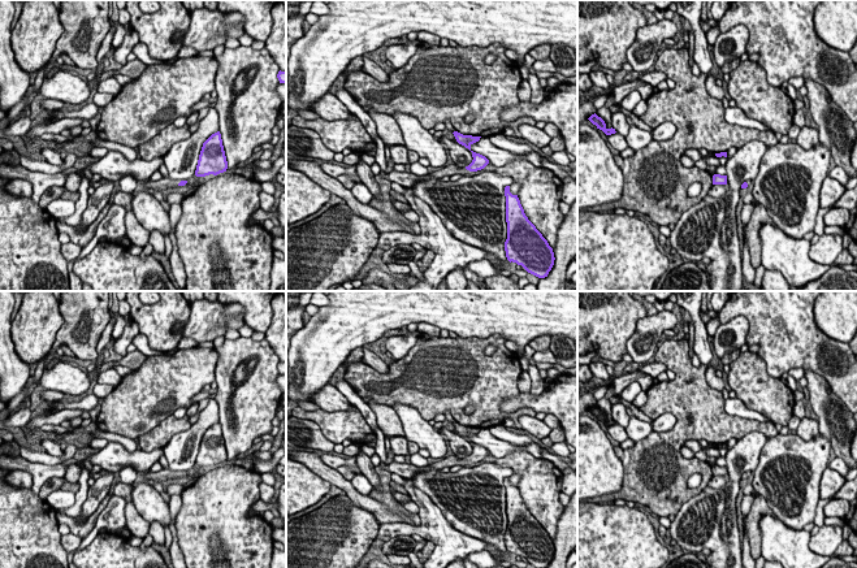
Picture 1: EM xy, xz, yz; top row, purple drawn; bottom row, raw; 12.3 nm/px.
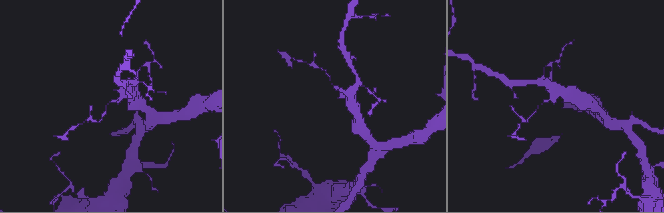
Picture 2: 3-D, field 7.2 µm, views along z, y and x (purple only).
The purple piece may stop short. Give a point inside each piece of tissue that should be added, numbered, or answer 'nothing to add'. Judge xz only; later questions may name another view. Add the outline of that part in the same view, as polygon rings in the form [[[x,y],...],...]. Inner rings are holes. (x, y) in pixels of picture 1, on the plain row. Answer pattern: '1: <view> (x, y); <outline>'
1: xz (451, 460); [[[451,455],[449,458],[445,458],[443,460],[432,464],[430,467],[425,467],[423,471],[430,471],[432,468],[434,469],[442,469],[442,468],[451,468],[454,465],[460,465],[460,467],[468,467],[469,461],[466,459],[458,459],[455,455]]]

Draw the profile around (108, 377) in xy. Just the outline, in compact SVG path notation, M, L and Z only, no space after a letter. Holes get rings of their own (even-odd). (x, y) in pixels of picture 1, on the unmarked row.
M111 368L98 376L98 383L117 386L121 382L121 376L116 369Z

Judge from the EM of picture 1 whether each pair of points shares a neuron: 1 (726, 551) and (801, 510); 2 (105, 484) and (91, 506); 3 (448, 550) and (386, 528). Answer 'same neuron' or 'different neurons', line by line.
1: different neurons
2: same neuron
3: same neuron

